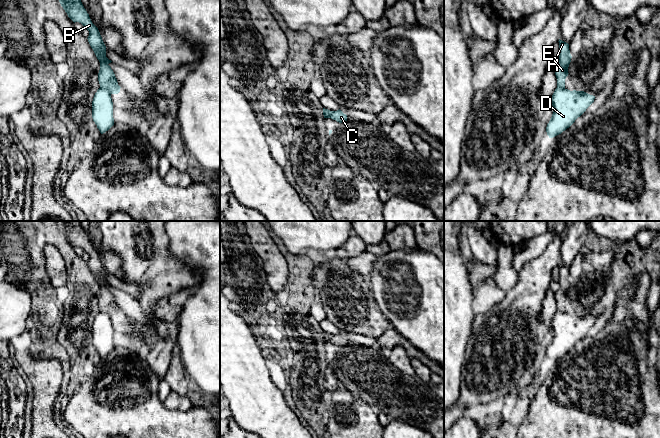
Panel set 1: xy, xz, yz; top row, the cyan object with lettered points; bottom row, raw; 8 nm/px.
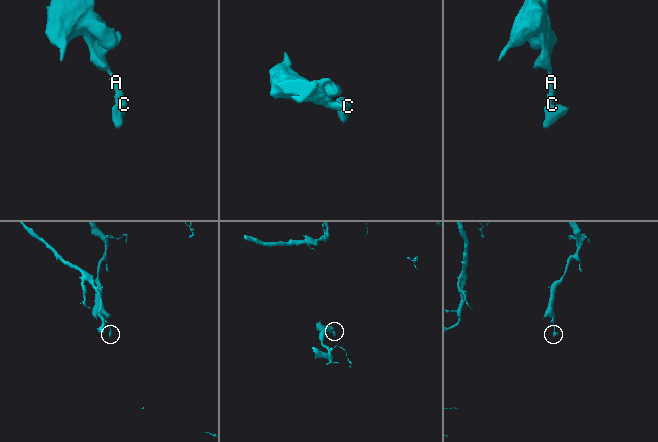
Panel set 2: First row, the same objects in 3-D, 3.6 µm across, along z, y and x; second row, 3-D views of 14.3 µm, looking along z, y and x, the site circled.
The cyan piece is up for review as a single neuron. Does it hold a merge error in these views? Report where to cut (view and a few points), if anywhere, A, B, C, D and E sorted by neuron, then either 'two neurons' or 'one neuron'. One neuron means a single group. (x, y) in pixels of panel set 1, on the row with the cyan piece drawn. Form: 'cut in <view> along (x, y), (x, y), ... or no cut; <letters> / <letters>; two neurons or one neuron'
cut in xy along (100, 86), (104, 87), (110, 94); A B C E / D; two neurons

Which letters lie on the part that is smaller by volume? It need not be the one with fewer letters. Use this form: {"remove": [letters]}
{"remove": ["D"]}

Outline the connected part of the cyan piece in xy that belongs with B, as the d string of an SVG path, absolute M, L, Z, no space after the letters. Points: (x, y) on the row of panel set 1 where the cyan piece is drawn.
M59 0L68 17L75 23L81 23L88 31L88 42L100 62L98 81L101 88L106 88L110 94L118 94L120 86L111 67L112 61L106 57L106 46L102 40L98 28L92 23L89 14L81 0Z

